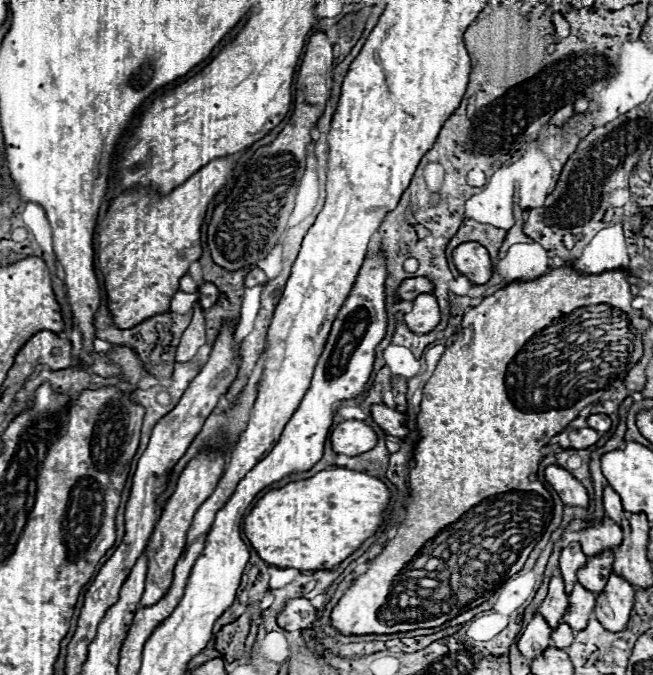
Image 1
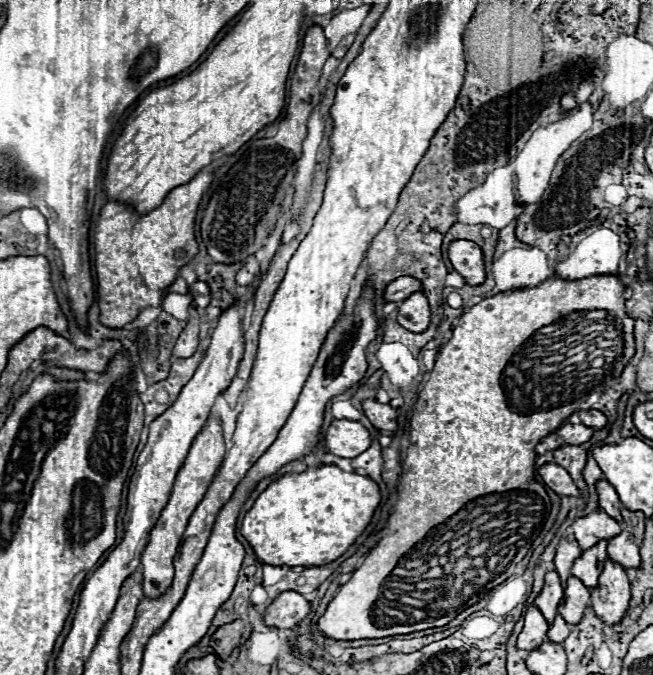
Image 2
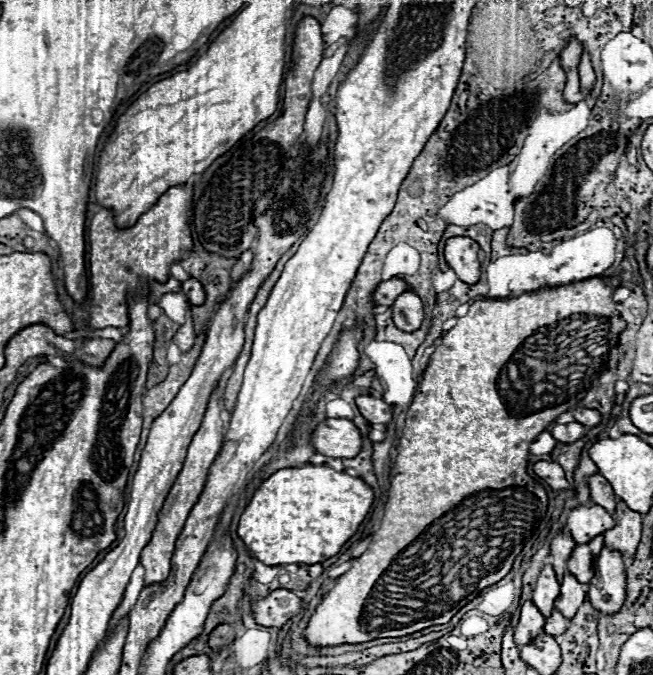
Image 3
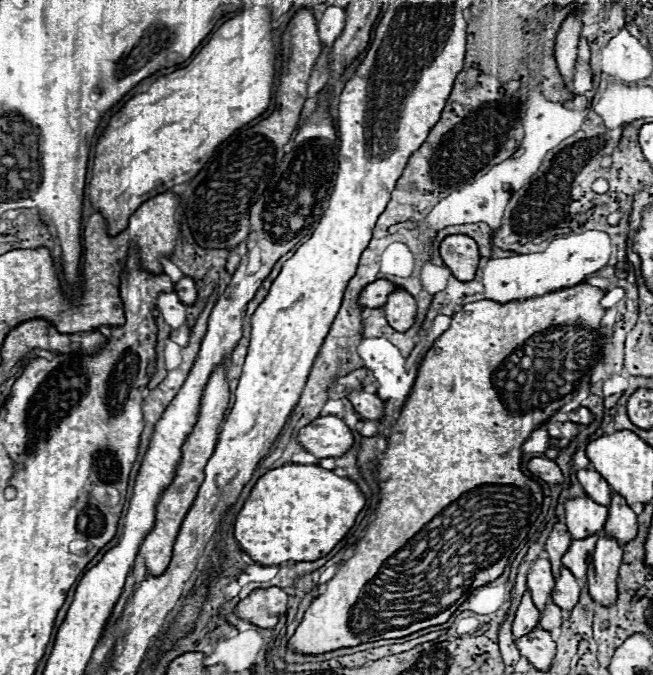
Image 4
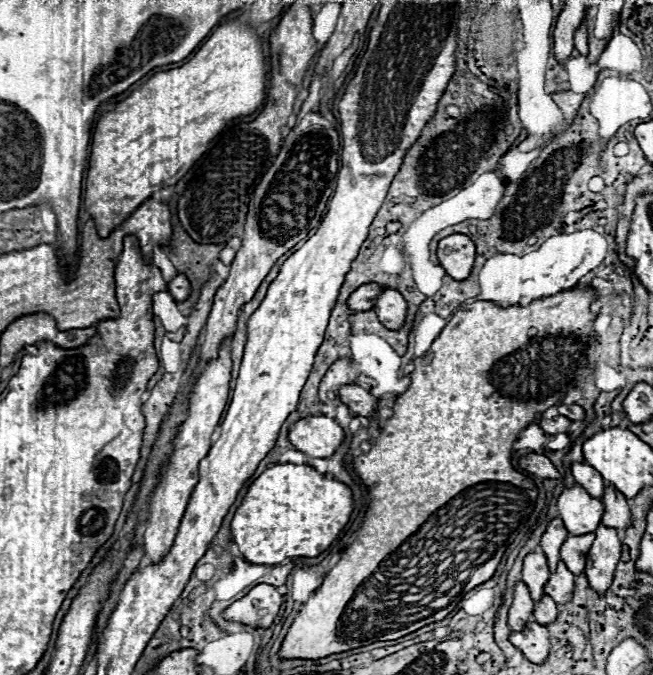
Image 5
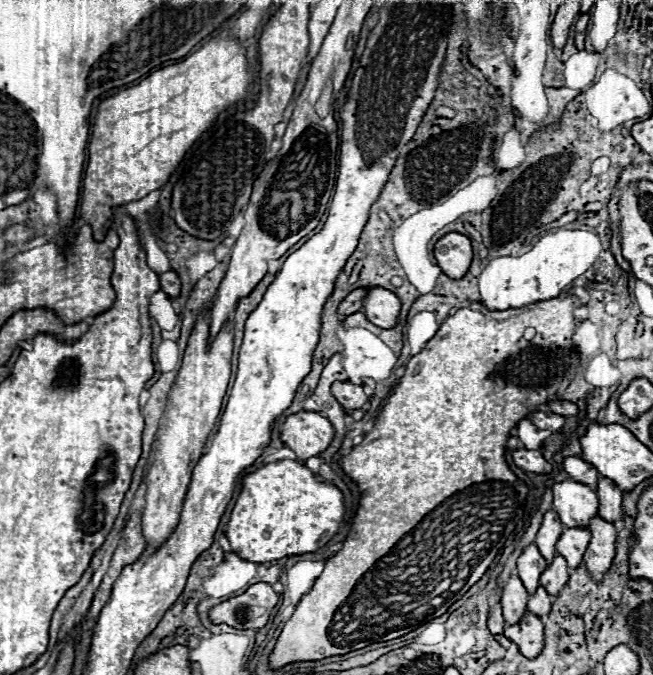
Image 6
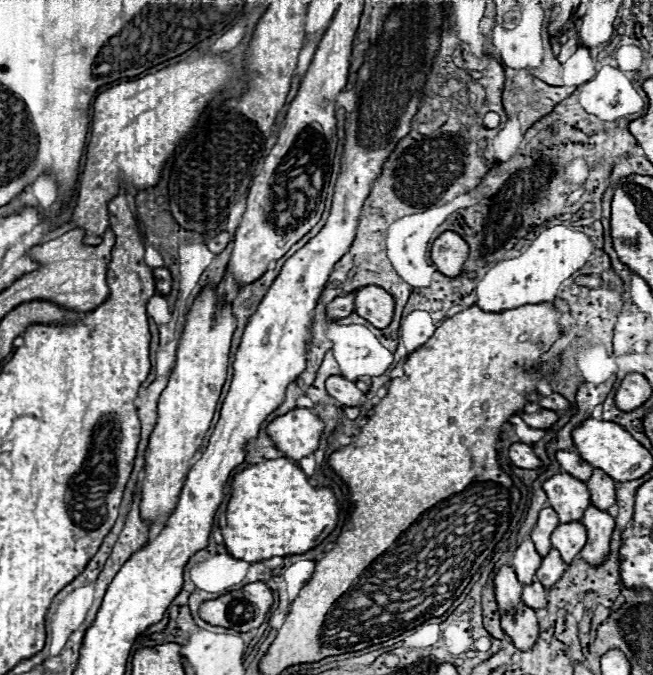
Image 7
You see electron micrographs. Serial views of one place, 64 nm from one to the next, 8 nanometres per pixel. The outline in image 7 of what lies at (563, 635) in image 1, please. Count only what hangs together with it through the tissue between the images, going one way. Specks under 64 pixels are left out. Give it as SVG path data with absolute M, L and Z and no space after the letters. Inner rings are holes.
M534 580L532 584L526 584L522 588L522 602L526 602L526 606L530 606L530 608L542 608L542 606L546 606L544 586L538 580Z

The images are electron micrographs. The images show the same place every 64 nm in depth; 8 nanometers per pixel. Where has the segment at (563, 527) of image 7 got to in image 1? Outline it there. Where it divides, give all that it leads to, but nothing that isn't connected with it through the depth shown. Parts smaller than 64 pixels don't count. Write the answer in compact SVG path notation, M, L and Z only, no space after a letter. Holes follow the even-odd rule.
M602 550L600 554L588 558L586 564L576 572L578 582L582 582L582 586L586 586L586 590L598 594L598 590L602 590L602 586L606 586L606 574L610 574L612 562L614 562L614 558L610 558L610 550Z

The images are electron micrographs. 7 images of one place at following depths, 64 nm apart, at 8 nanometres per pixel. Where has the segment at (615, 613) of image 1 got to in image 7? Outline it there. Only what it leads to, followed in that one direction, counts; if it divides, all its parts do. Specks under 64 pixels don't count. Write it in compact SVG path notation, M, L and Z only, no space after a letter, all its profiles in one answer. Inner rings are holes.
M588 506L584 510L584 516L580 522L588 530L588 540L578 556L584 558L586 562L598 566L598 564L602 564L602 558L608 554L610 534L614 530L614 518L596 506Z

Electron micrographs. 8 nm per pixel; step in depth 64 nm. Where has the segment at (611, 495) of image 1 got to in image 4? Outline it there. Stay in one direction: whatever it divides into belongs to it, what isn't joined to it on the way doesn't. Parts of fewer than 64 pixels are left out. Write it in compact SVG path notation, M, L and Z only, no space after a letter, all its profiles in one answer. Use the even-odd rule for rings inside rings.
M586 468L586 470L576 470L576 476L578 476L578 482L582 484L584 492L594 498L594 502L602 504L602 506L608 506L610 504L610 486L608 482L592 468Z

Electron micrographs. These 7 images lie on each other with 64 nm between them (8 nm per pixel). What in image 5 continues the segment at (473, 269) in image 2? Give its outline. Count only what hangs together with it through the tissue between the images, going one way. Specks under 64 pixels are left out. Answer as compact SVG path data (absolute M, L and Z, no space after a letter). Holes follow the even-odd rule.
M450 234L438 242L438 260L448 276L454 280L464 280L470 276L476 248L466 234Z

